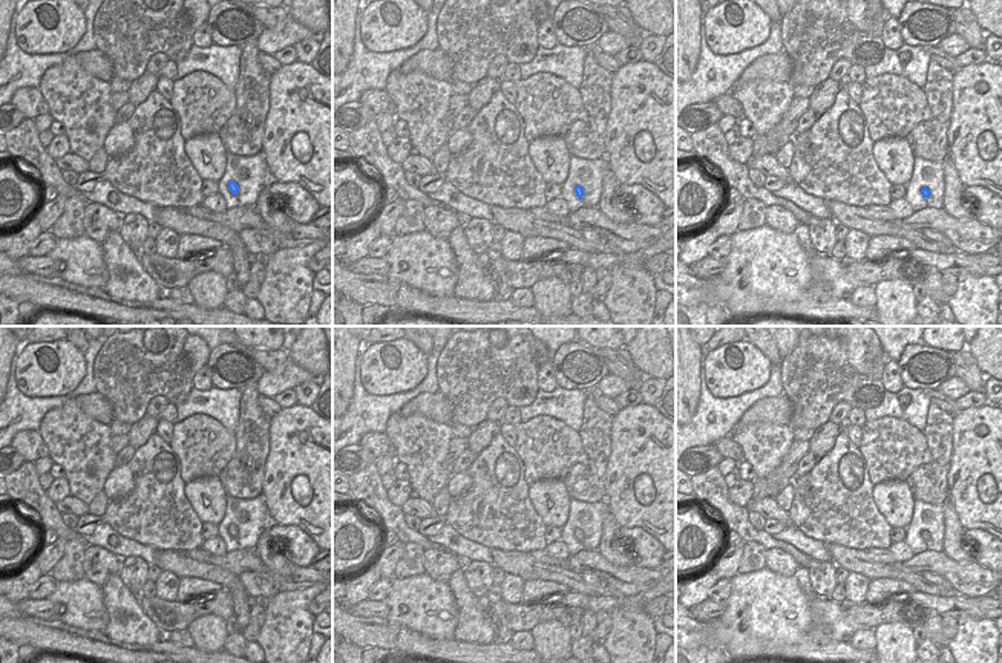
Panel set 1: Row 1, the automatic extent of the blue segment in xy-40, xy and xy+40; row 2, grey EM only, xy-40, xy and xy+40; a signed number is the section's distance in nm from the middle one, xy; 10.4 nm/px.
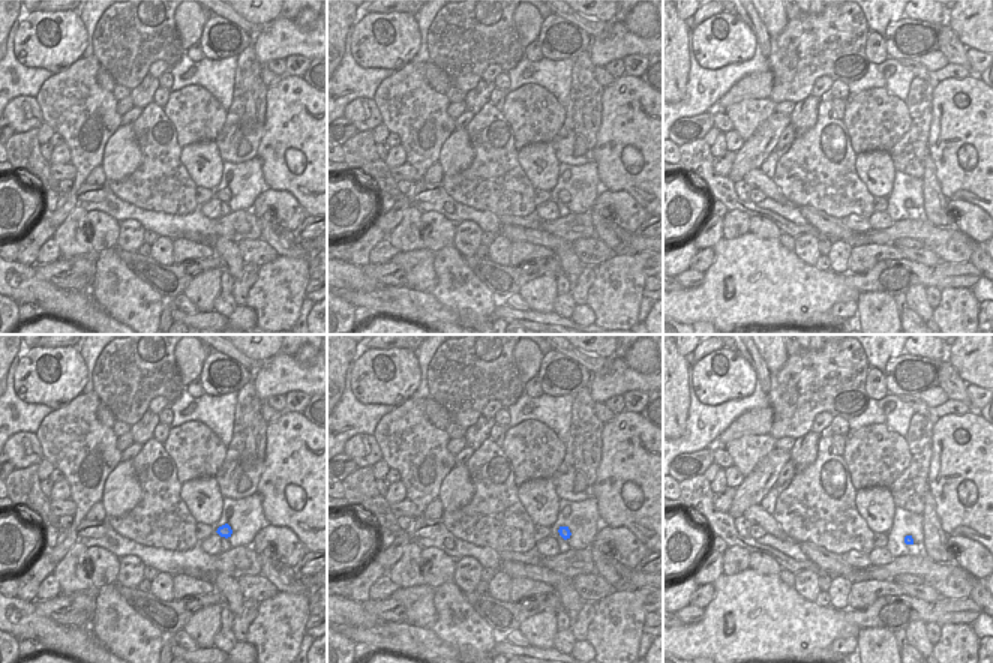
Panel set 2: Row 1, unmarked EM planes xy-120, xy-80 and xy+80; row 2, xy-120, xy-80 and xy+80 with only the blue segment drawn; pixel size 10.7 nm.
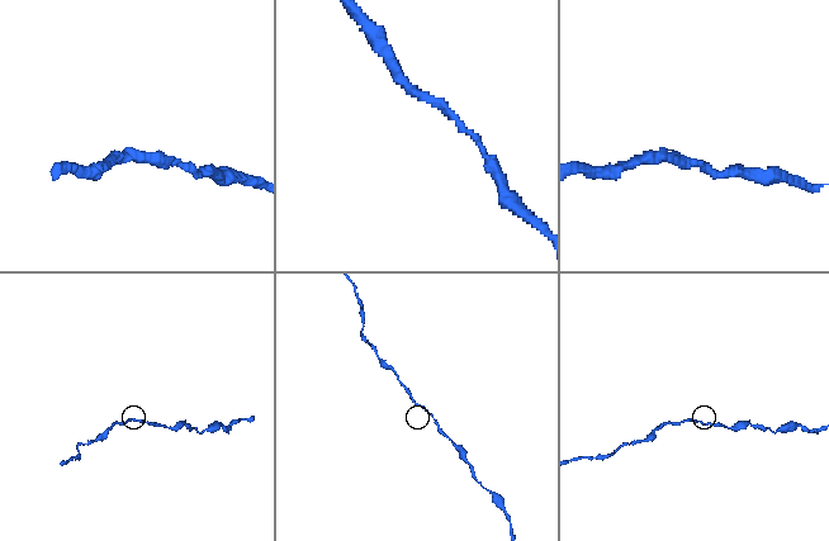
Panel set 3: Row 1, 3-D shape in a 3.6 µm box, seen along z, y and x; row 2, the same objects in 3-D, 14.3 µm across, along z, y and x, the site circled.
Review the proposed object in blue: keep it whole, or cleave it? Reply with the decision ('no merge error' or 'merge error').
no merge error

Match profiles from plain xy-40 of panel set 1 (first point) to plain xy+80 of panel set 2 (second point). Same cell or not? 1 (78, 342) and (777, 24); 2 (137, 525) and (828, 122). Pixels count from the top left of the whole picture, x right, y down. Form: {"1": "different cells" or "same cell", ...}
{"1": "different cells", "2": "same cell"}

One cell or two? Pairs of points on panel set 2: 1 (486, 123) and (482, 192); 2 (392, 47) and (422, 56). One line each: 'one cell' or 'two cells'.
1: one cell
2: two cells

